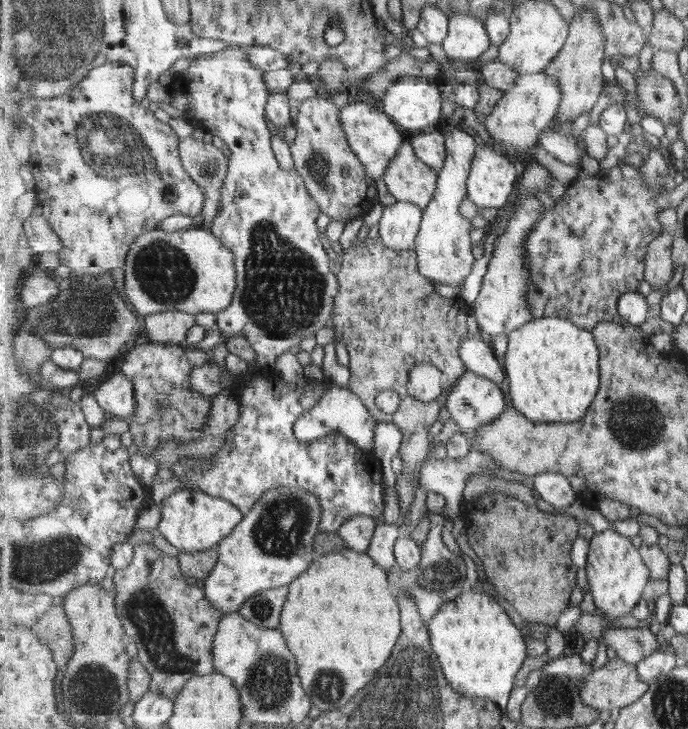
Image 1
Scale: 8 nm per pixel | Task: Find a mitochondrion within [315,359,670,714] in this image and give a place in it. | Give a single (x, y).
(635, 423)

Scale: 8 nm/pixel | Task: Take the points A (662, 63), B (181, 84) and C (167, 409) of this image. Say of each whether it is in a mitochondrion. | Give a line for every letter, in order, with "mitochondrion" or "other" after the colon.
A: other
B: other
C: mitochondrion

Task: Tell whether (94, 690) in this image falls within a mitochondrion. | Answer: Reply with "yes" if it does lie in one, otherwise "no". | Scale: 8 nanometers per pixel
yes

